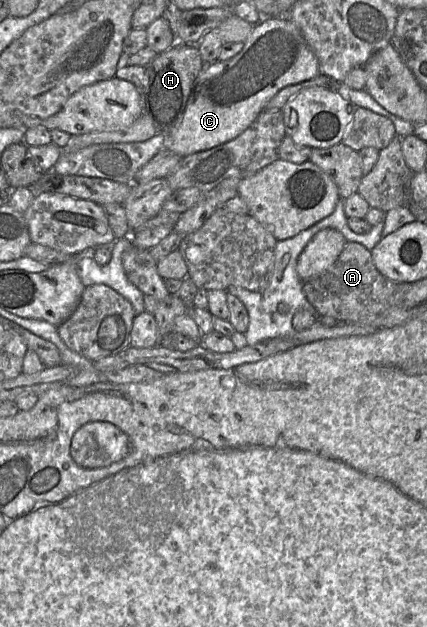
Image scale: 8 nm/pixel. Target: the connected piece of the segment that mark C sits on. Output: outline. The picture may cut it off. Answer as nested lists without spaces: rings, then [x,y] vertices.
[[[263,17],[254,25],[243,49],[227,61],[205,64],[195,79],[181,123],[167,136],[167,148],[180,157],[209,150],[235,139],[266,109],[267,103],[283,88],[316,78],[320,74],[317,58],[299,29],[287,17]]]

